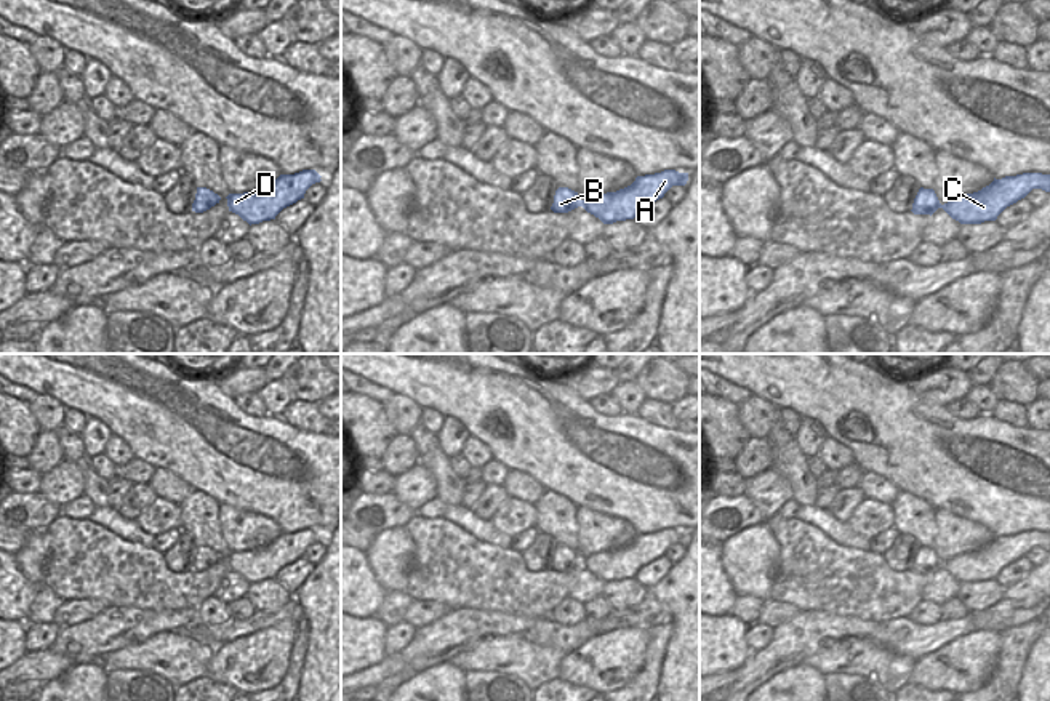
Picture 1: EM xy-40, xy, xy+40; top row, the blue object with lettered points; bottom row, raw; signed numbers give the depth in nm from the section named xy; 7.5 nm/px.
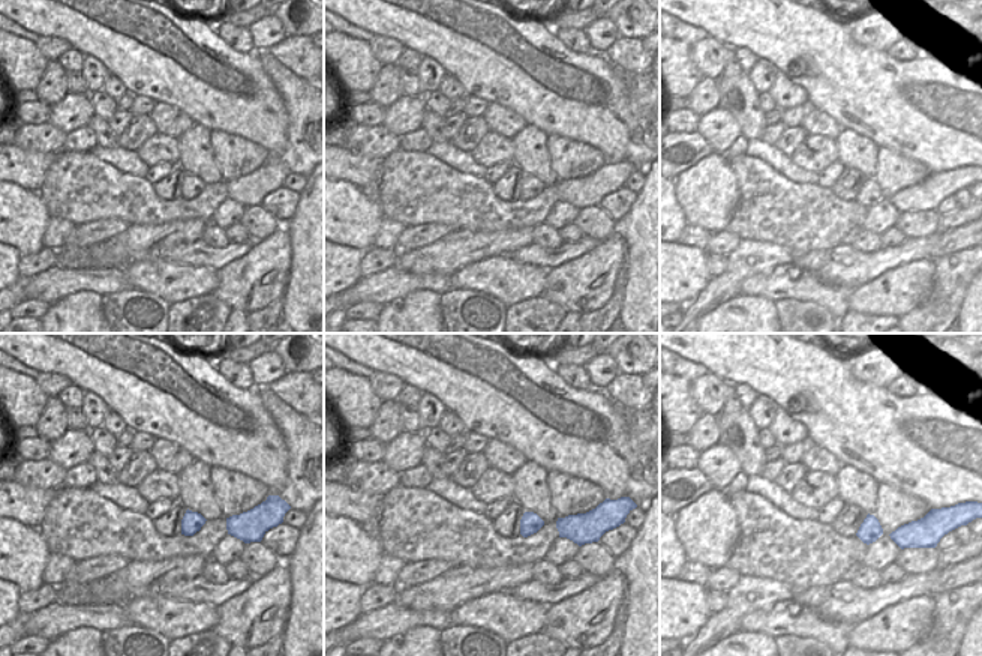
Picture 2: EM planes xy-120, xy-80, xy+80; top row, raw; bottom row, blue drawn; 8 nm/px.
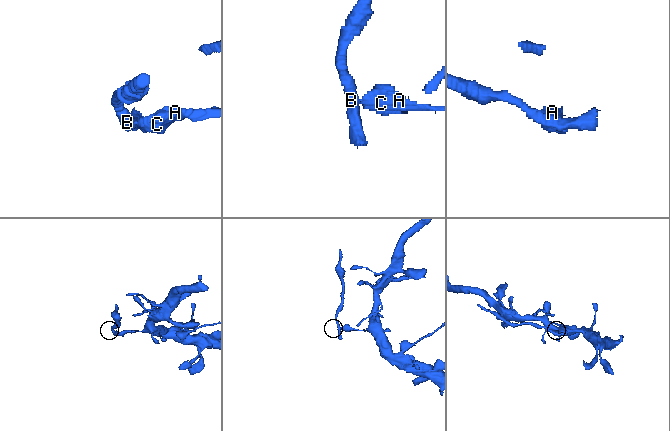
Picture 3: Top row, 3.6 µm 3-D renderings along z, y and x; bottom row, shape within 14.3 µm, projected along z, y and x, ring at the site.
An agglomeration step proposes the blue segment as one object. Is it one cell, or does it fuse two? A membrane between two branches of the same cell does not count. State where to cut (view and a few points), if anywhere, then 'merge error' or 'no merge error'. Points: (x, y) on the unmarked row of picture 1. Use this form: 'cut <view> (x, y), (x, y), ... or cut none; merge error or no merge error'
cut xy (580, 559), (581, 564); merge error

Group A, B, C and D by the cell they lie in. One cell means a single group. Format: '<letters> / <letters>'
A C D / B

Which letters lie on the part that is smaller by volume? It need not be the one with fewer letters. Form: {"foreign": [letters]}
{"foreign": ["B"]}

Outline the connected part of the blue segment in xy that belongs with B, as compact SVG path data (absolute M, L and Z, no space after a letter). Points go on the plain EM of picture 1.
M559 546L554 554L554 562L551 568L554 571L568 571L575 567L581 565L581 557L578 551L568 547L568 546Z

